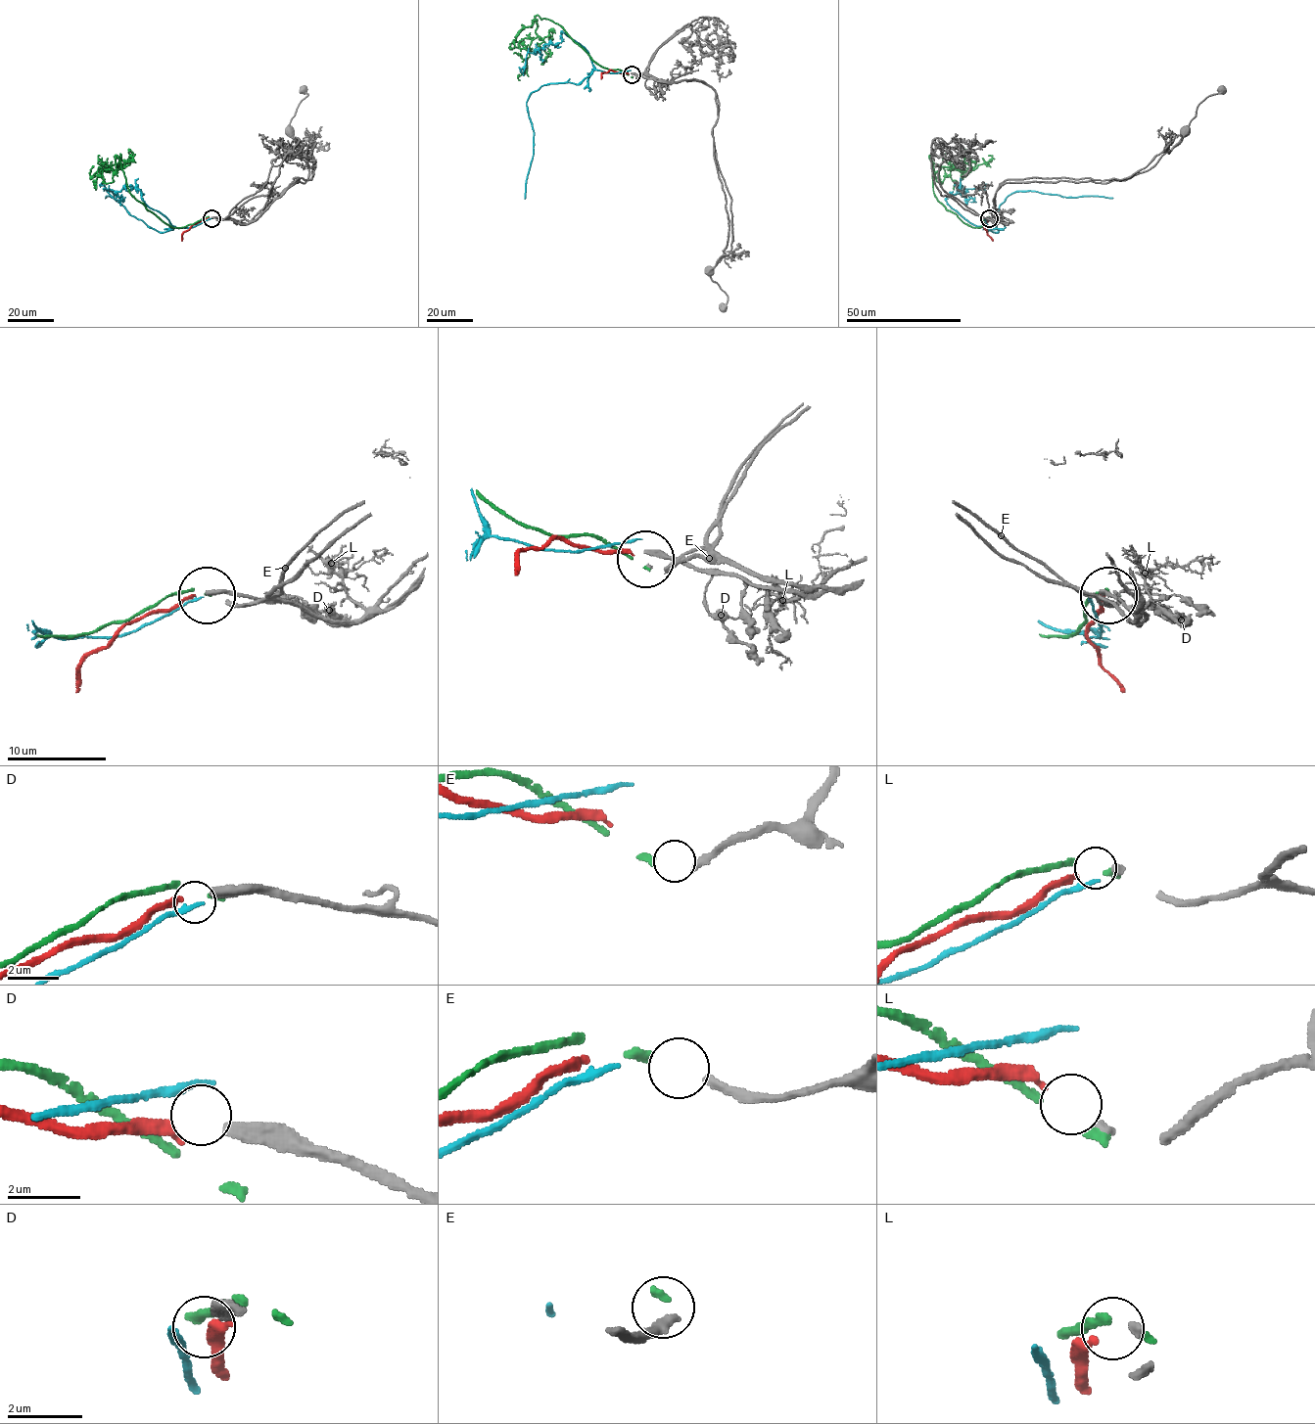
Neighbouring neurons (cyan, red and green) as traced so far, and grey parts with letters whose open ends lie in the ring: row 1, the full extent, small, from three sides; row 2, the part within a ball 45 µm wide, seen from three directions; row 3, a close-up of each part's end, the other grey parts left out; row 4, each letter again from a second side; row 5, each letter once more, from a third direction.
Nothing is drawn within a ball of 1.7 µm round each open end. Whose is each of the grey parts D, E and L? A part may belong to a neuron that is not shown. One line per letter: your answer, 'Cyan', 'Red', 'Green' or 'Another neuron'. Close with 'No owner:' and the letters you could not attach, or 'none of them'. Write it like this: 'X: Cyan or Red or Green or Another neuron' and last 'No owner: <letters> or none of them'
D: Red
E: Green
L: Another neuron
No owner: L

